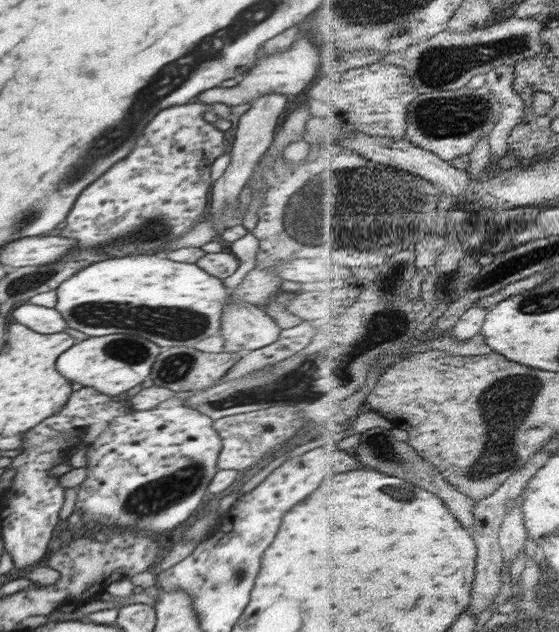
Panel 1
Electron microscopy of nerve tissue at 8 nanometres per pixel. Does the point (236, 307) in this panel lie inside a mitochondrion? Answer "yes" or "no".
no

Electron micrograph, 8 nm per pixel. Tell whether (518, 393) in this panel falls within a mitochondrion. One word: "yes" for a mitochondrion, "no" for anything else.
yes

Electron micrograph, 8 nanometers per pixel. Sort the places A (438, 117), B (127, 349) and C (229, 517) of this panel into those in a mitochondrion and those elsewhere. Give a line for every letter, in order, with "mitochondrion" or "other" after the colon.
A: mitochondrion
B: mitochondrion
C: other

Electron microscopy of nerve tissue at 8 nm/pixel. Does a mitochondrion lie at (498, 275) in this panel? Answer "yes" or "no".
yes

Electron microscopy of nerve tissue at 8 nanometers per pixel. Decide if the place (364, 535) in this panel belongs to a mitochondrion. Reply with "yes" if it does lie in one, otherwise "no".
no

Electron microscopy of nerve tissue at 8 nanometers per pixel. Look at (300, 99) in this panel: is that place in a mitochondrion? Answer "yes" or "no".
no

